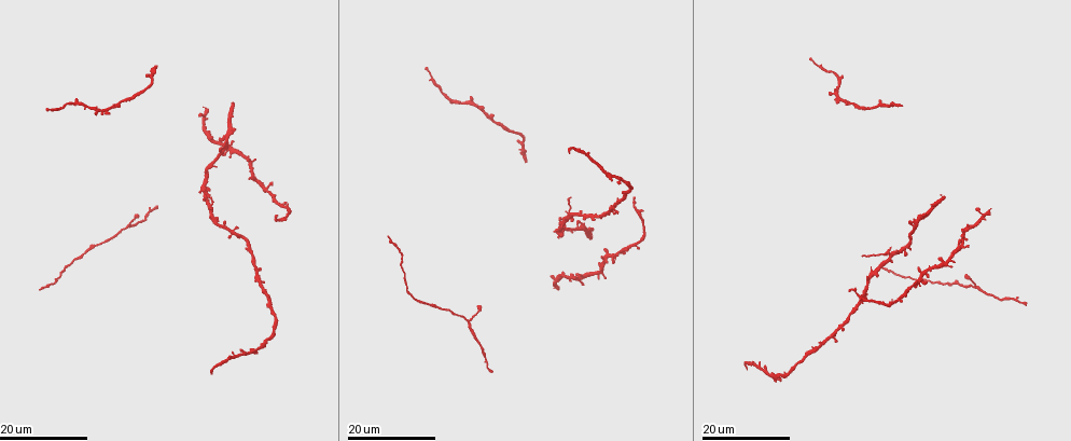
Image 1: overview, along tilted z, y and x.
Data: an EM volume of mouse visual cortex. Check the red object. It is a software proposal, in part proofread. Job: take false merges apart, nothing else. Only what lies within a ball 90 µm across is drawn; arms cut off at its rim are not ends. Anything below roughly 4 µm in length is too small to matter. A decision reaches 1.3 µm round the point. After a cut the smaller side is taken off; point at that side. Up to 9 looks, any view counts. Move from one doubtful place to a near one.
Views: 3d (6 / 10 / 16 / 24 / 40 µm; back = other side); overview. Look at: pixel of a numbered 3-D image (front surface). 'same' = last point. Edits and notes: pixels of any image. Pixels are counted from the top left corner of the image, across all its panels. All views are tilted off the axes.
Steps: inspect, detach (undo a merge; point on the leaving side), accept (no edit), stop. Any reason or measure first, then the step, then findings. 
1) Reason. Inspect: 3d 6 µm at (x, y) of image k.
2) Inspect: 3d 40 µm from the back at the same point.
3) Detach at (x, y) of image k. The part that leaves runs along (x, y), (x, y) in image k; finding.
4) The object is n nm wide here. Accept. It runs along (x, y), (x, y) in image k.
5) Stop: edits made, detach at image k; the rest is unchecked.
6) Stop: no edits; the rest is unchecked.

Branch point. Inspect: 3d 24 µm at (468, 320) of image 1.

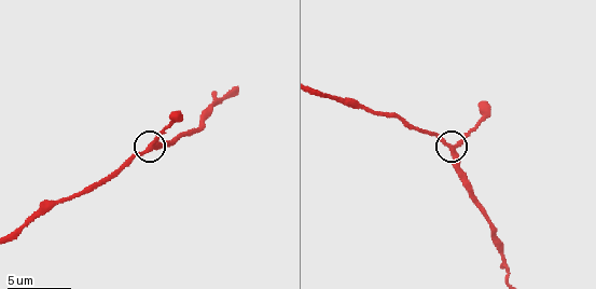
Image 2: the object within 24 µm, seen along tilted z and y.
Inspect: 3d 10 µm at (152, 146) of image 2.

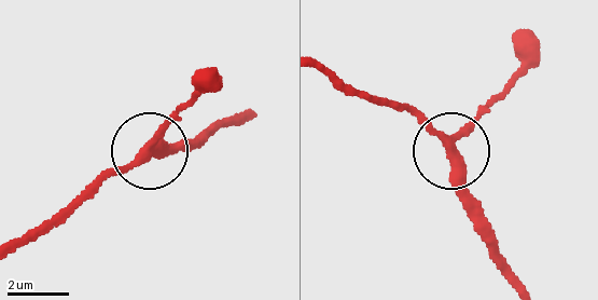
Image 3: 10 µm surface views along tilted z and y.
The object is 300 nm wide here. Accept. Continuous, no second cell.

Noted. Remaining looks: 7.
Looks like a crossing. Inspect: 3d 24 µm at (888, 256) of image 1.

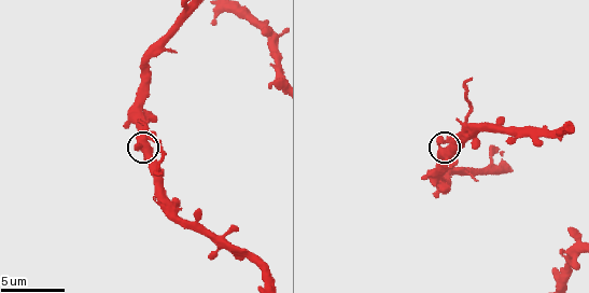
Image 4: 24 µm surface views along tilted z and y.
Inspect: 3d 10 µm at (144, 140) of image 4.

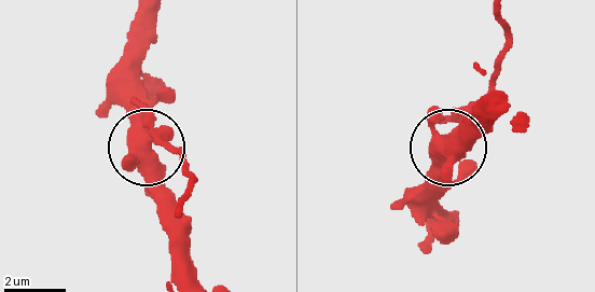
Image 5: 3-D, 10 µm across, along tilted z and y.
The object is 470 nm wide here. Detach at (134, 100) of image 5. The part that leaves runs along (154, 141), (178, 155), (191, 180), (182, 198) in image 5; two cells meet here.

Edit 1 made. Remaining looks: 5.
Redraw. Inspect: overview.

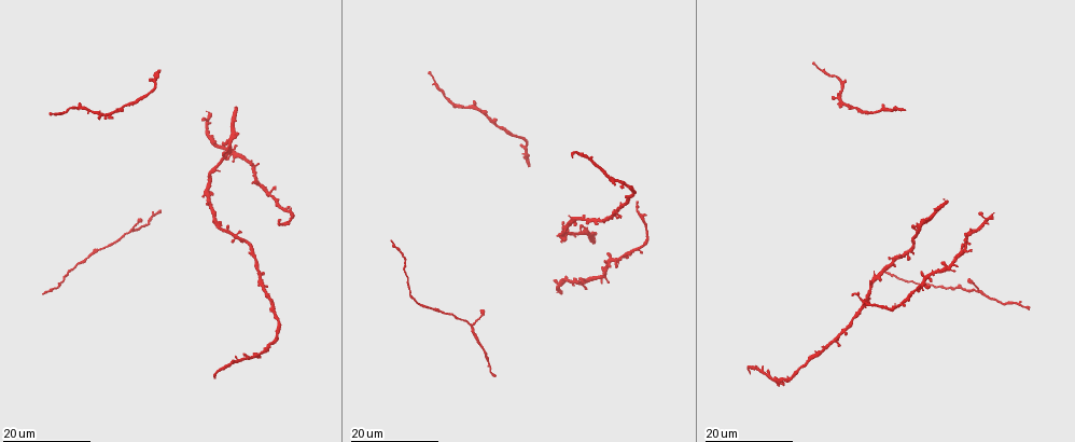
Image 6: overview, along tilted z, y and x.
Inspect: 3d 16 µm at (250, 245) of image 6.

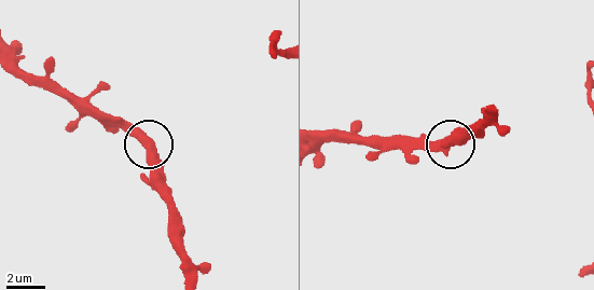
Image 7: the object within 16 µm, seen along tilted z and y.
Inspect: 3d 6 µm at (149, 143) of image 7.

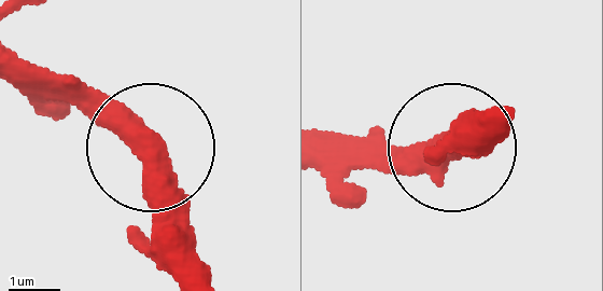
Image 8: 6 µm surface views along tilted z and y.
Accept. Continuous, no second cell.

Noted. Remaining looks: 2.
Three arms meet. Inspect: 3d 24 µm at (121, 109) of image 6.

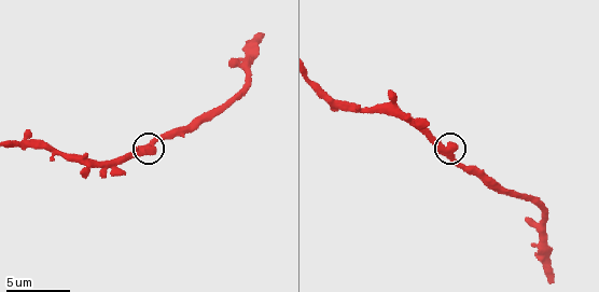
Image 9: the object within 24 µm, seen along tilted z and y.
Closer look. Inspect: 3d 6 µm at (452, 157) of image 9.

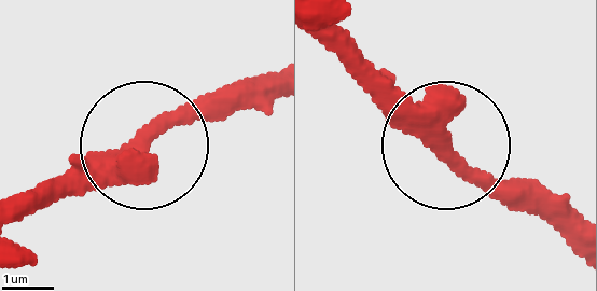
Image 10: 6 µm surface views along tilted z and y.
3 arms meet here. Accept. Continuous, no second cell.

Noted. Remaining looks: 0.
Stop: edits made, detach at image 5; the rest is unchecked.

